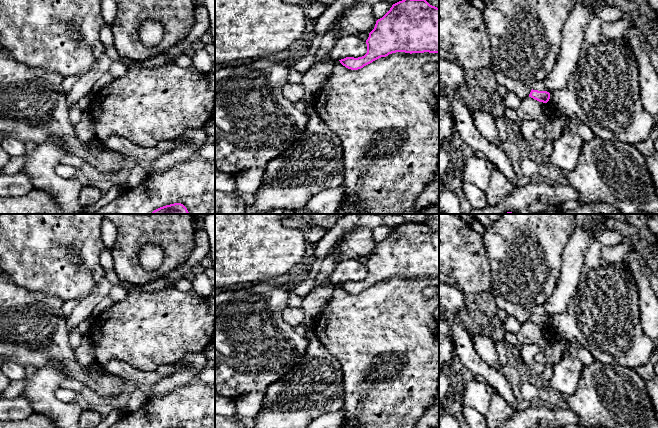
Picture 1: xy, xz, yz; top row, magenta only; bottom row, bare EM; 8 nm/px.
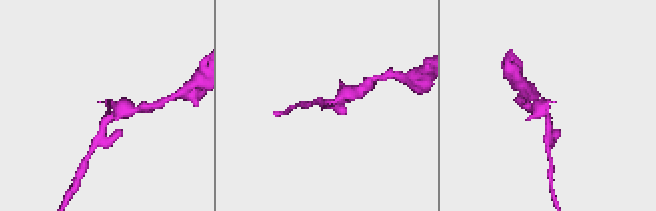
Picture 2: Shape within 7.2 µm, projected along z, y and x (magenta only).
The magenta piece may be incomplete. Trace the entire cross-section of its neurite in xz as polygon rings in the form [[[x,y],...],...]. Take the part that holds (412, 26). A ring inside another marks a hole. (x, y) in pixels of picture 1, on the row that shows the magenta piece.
[[[402,0],[376,21],[374,29],[366,40],[367,53],[358,58],[346,57],[339,60],[348,69],[358,70],[373,61],[396,52],[439,53],[439,8],[426,0]]]

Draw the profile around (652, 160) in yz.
[[[654,151],[651,155],[645,157],[647,169],[652,178],[656,193],[658,195],[658,152]]]

